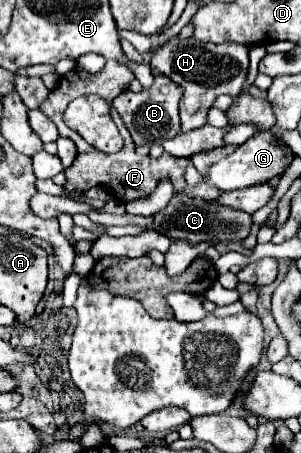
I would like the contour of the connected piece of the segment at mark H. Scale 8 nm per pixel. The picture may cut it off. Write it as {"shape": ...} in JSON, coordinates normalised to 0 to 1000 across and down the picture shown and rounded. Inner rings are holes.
{"shape":[[[568,82],[548,99],[502,108],[502,161],[548,166],[575,183],[588,183],[608,196],[608,214],[595,223],[595,254],[601,254],[601,289],[628,294],[654,285],[661,276],[681,276],[681,258],[708,232],[708,223],[754,205],[781,214],[814,174],[821,174],[821,148],[827,148],[827,126],[821,126],[821,104],[787,99],[774,91],[748,91],[734,99],[714,95],[681,95],[654,91],[648,82],[601,86],[601,82]]]}

